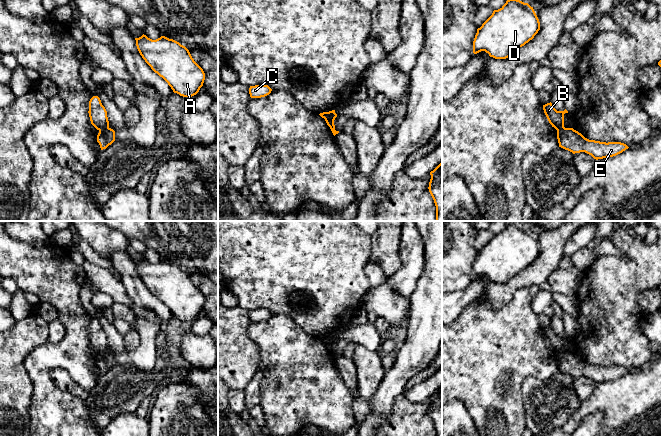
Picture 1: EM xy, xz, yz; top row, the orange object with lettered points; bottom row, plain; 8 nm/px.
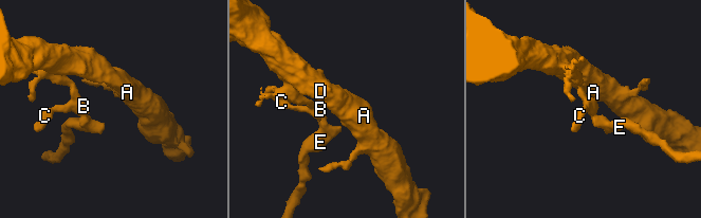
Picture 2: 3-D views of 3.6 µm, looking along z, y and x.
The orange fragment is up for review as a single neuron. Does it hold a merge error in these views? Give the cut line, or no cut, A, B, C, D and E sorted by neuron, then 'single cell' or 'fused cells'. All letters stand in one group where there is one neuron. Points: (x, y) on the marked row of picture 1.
cut xz (334, 111), (324, 118); groups A B C D / E; fused cells

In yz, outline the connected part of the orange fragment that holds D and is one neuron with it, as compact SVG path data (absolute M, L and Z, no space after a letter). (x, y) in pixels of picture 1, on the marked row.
M507 0L477 29L473 53L485 51L495 59L506 59L540 30L539 19L528 3Z

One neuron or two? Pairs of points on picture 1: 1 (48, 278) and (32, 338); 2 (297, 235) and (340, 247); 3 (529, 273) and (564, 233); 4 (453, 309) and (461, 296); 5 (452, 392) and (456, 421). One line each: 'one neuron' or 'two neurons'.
1: two neurons
2: one neuron
3: one neuron
4: one neuron
5: two neurons

